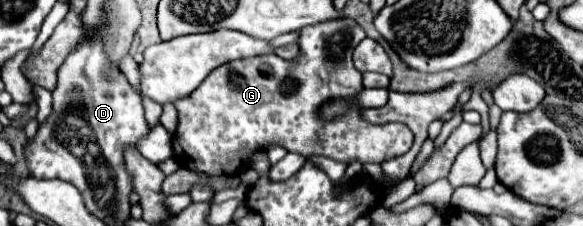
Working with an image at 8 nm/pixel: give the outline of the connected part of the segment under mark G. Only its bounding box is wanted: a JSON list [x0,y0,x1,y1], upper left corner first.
[173,19,411,175]

